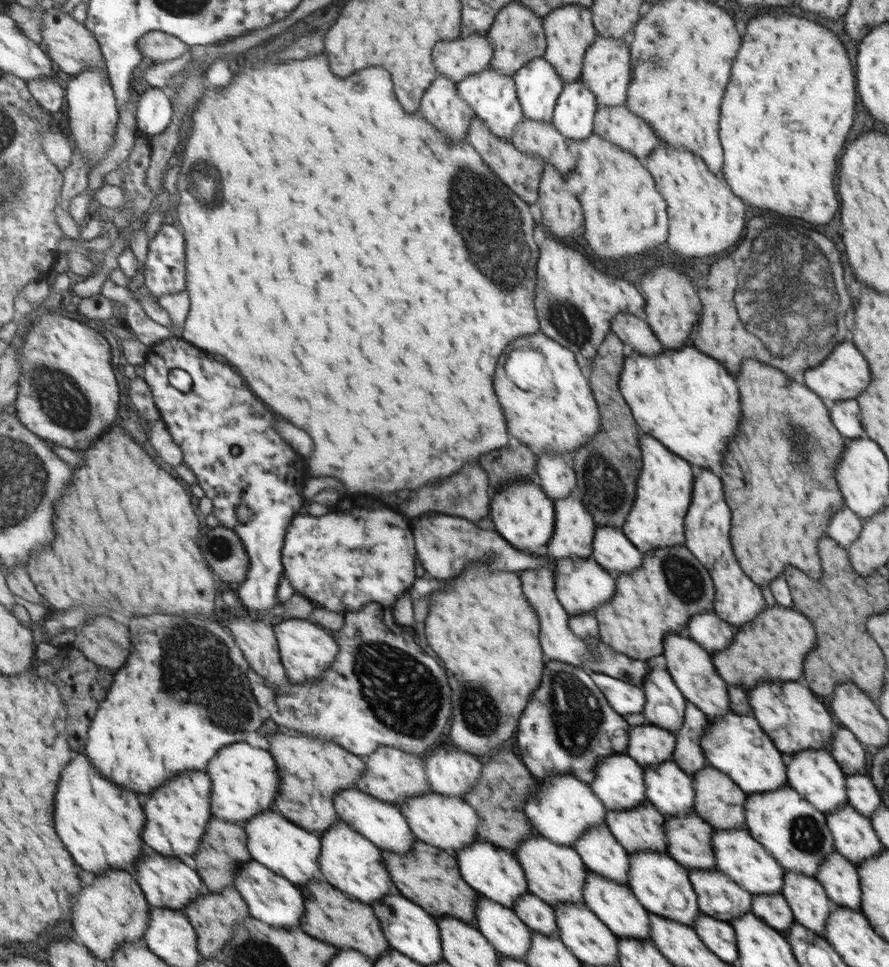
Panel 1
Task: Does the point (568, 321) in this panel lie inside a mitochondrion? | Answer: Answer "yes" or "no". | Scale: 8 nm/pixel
yes

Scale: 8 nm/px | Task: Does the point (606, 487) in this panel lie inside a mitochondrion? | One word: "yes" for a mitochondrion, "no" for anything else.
yes

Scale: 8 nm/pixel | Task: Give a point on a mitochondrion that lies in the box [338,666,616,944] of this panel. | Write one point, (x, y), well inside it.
(576, 713)

